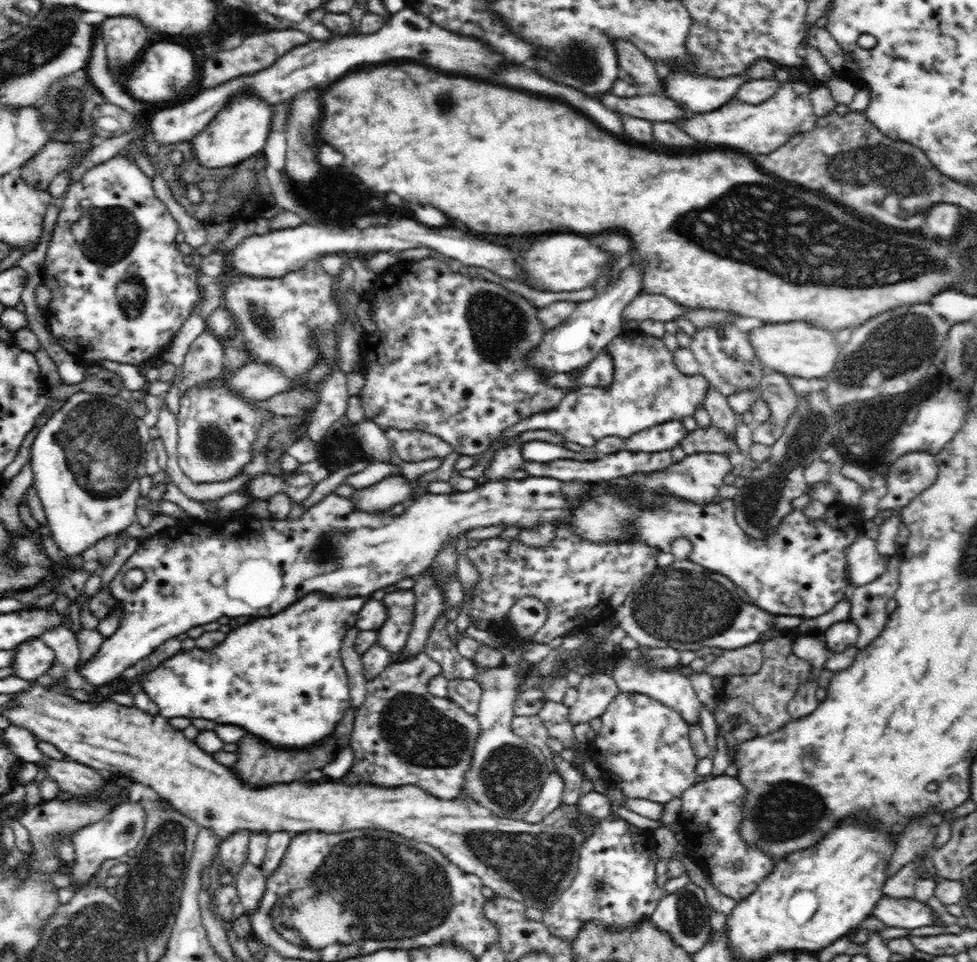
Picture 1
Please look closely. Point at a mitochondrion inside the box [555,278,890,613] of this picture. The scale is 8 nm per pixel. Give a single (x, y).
(760, 510)

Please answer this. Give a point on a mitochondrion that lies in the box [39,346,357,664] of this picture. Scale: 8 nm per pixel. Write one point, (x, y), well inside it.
(95, 442)

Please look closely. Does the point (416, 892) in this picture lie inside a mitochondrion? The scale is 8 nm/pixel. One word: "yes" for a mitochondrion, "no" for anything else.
yes

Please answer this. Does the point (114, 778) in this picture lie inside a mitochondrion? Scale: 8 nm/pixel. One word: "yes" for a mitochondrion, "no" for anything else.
no

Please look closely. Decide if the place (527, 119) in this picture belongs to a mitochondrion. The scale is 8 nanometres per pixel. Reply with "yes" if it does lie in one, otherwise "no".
no

